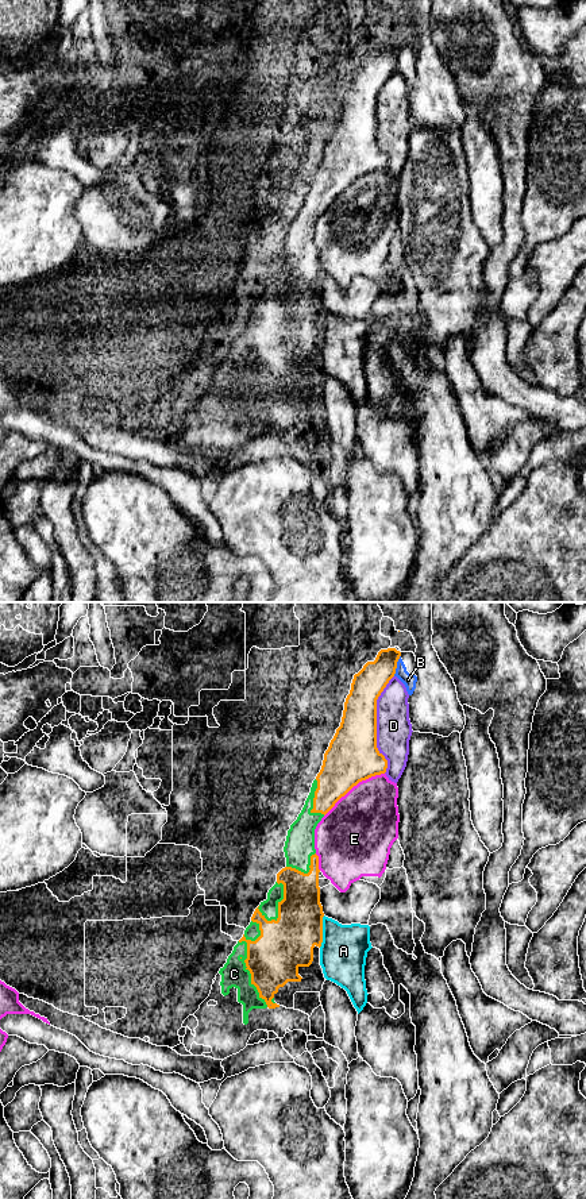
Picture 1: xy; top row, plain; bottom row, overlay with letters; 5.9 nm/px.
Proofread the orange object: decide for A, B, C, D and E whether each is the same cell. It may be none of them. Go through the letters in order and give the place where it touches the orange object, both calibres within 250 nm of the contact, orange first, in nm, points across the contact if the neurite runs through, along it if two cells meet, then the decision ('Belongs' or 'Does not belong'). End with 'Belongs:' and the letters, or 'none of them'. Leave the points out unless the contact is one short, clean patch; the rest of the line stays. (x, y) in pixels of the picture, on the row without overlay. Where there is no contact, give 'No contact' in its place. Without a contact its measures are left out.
A: Touches orange at xy (322, 327). Thickness 320 nm (orange) against 280 nm. Boundary: xy (324, 311), (323, 336), (319, 342). Does not belong
B: Touches orange at xy (396, 61). Thickness 190 nm (orange) against 80 nm. Boundary: xy (400, 50), (393, 70). Does not belong
C: Touches orange at xy (246, 354). Thickness 320 nm (orange) against 160 nm. Belongs
D: Touches orange at xy (376, 119). Thickness 300 nm (orange) against 200 nm. Does not belong
E: Touches orange at xy (353, 181). Thickness 300 nm (orange) against 420 nm. Does not belong
Belongs: C

